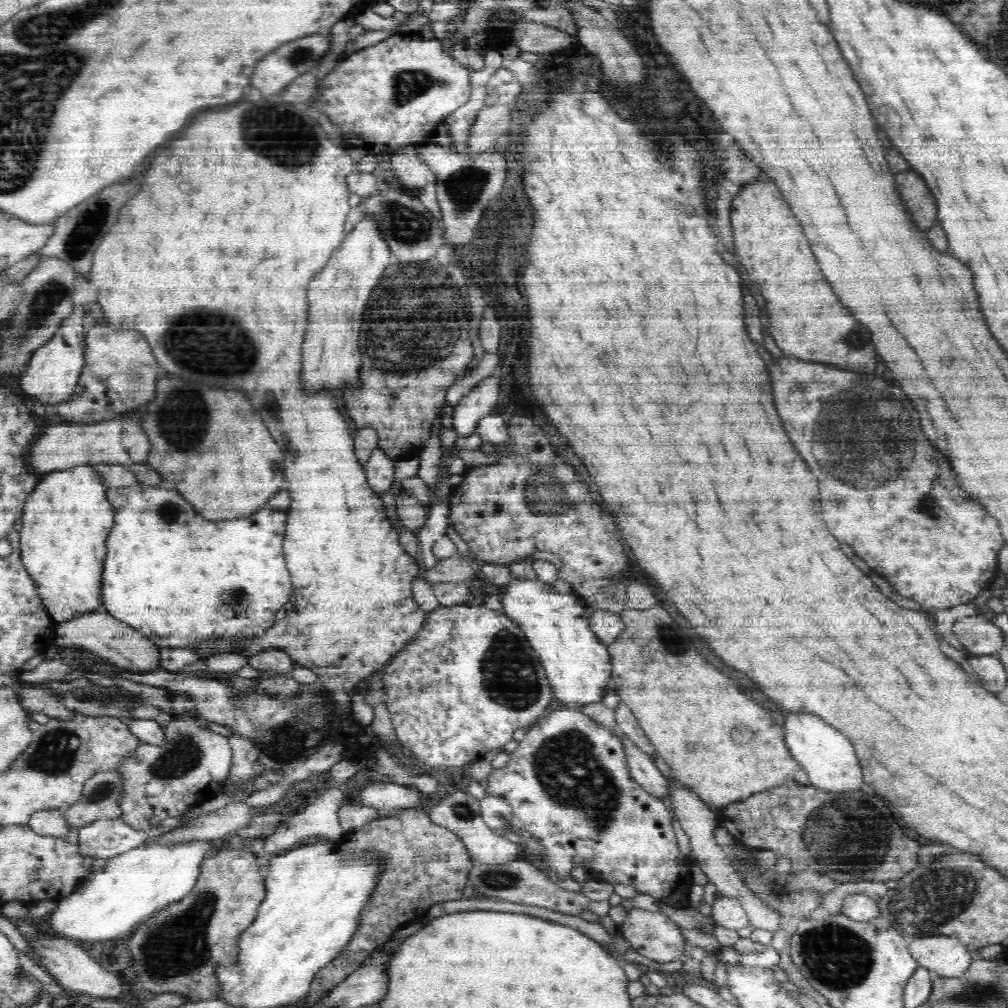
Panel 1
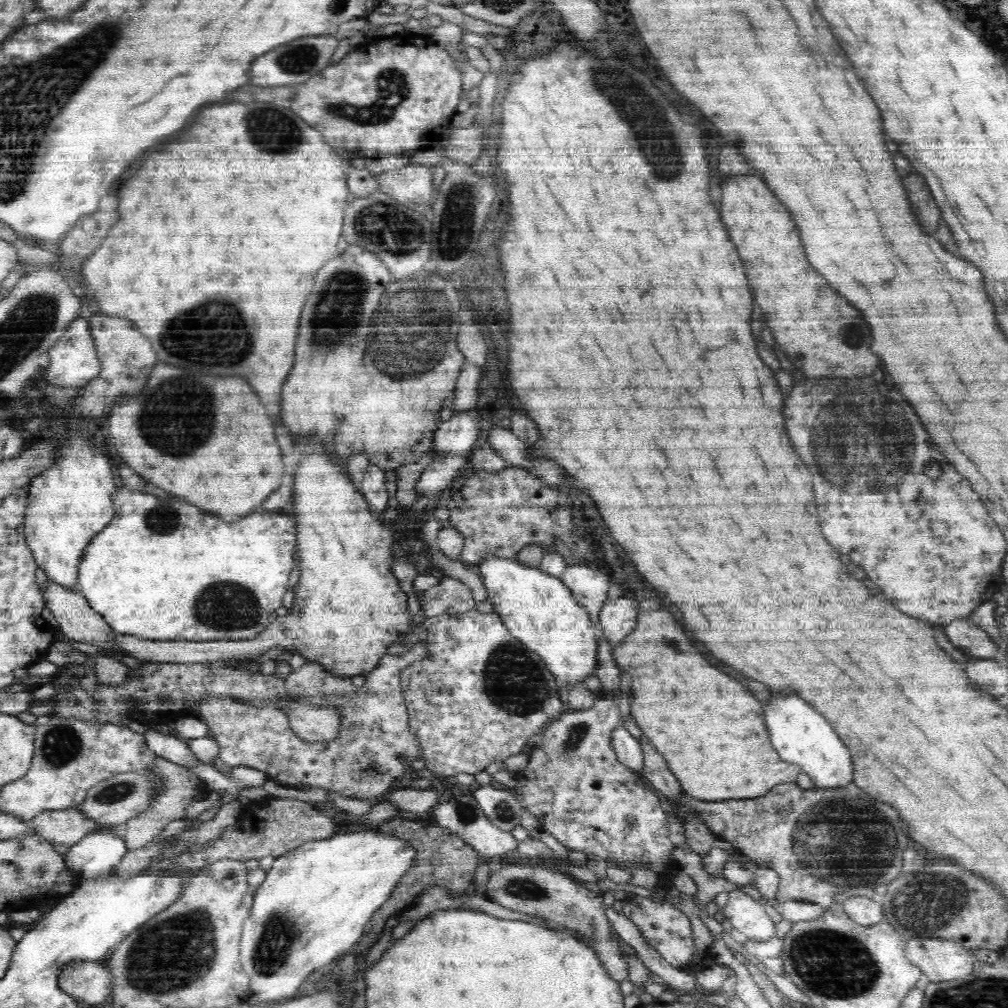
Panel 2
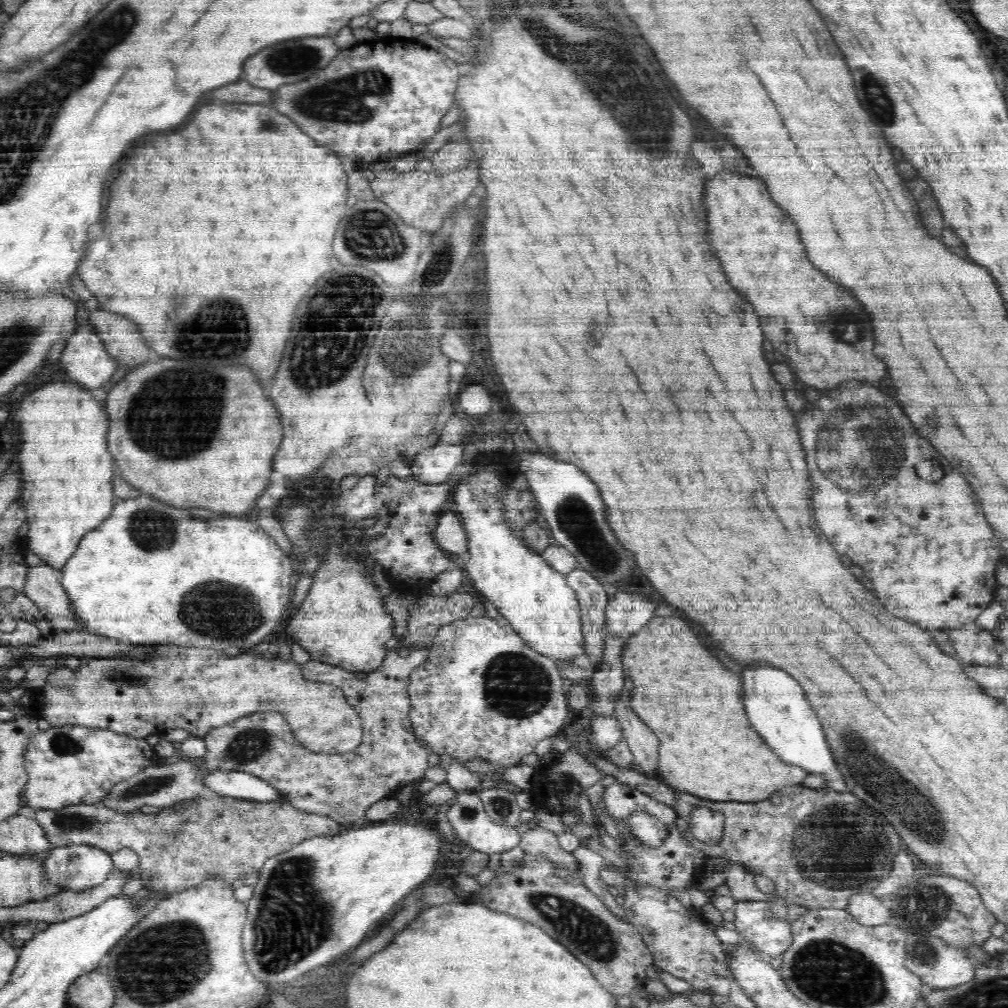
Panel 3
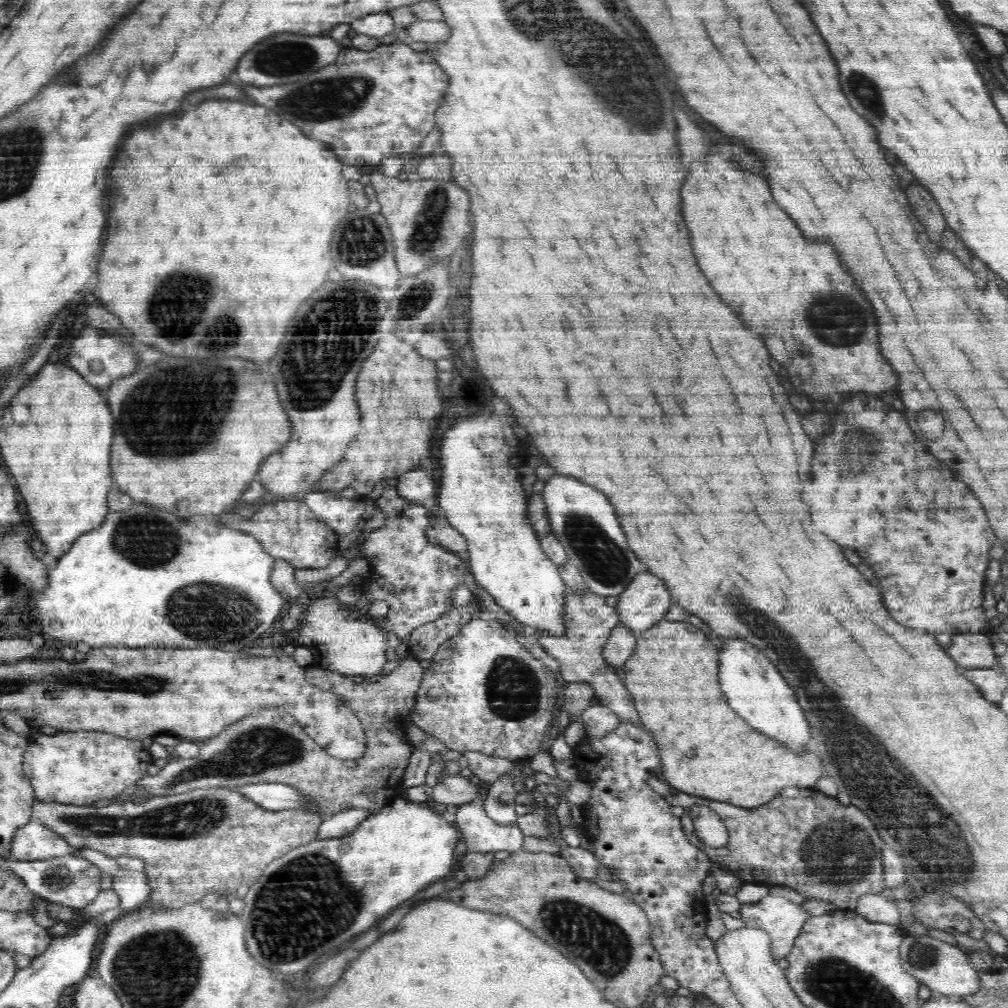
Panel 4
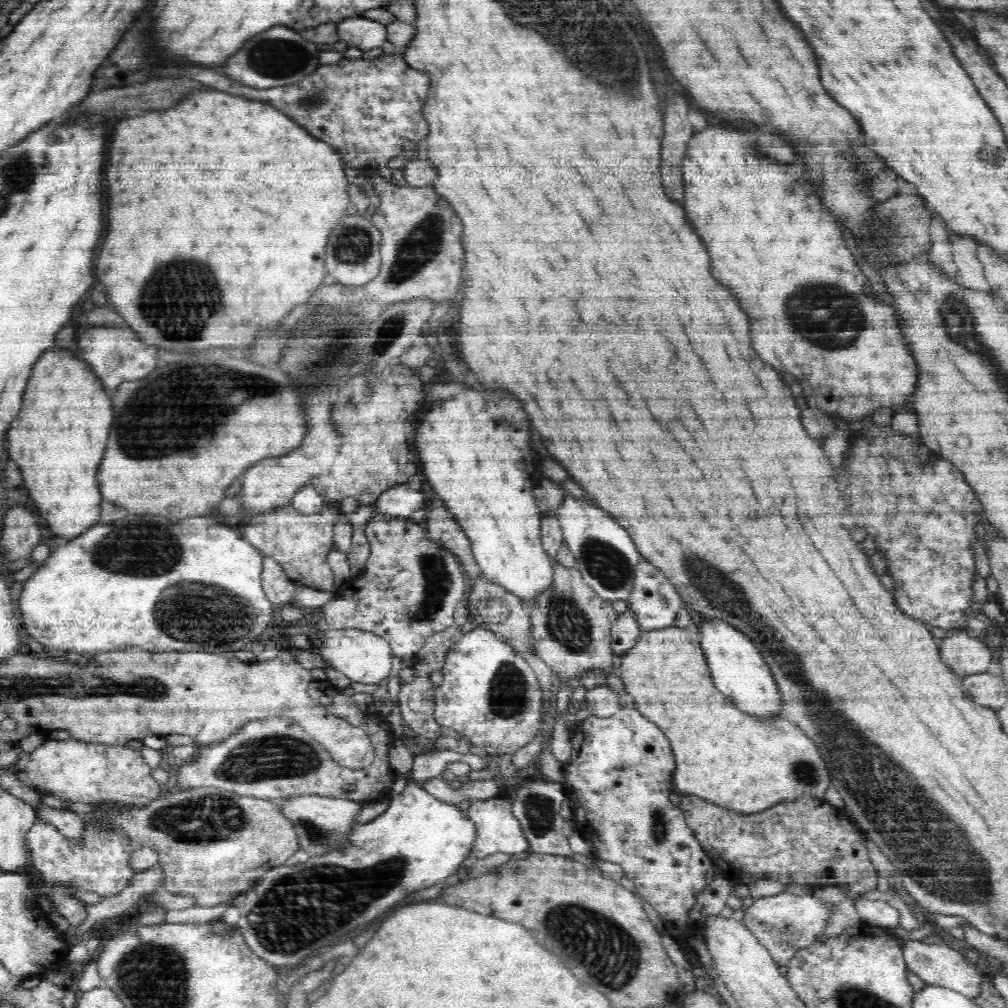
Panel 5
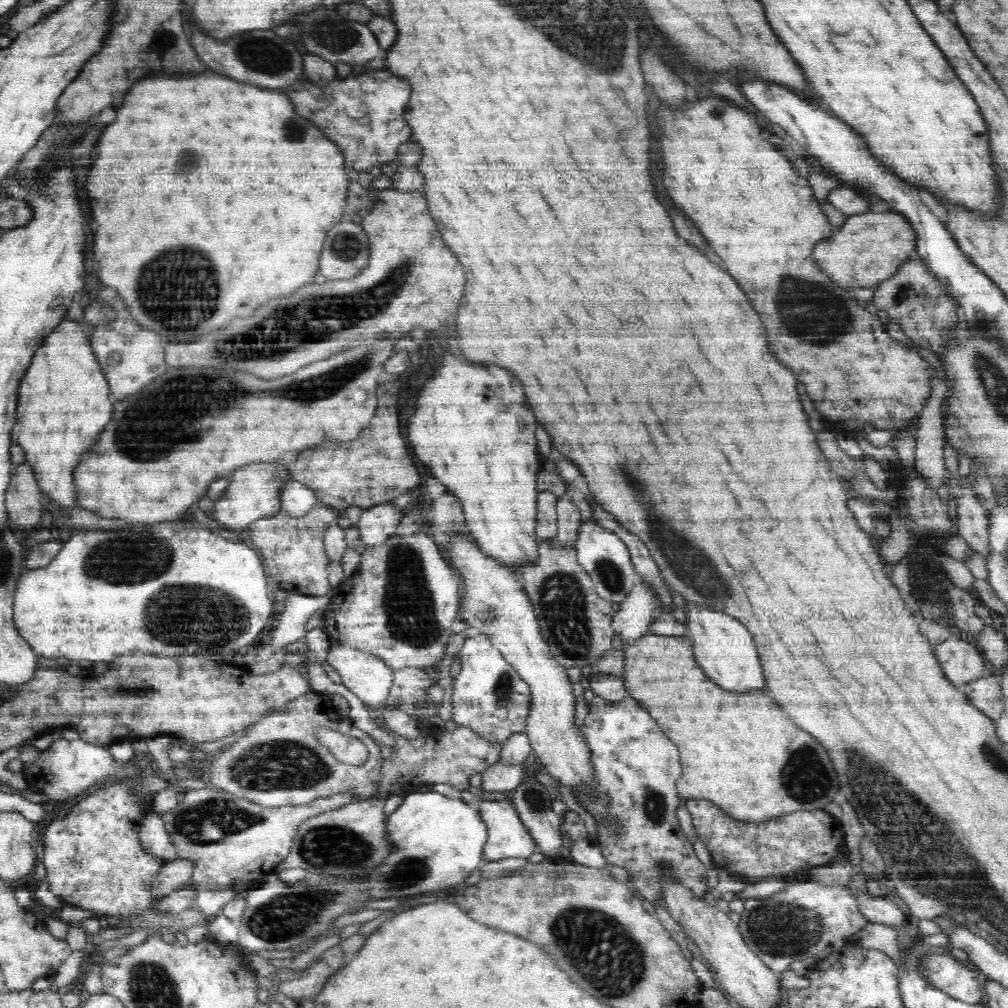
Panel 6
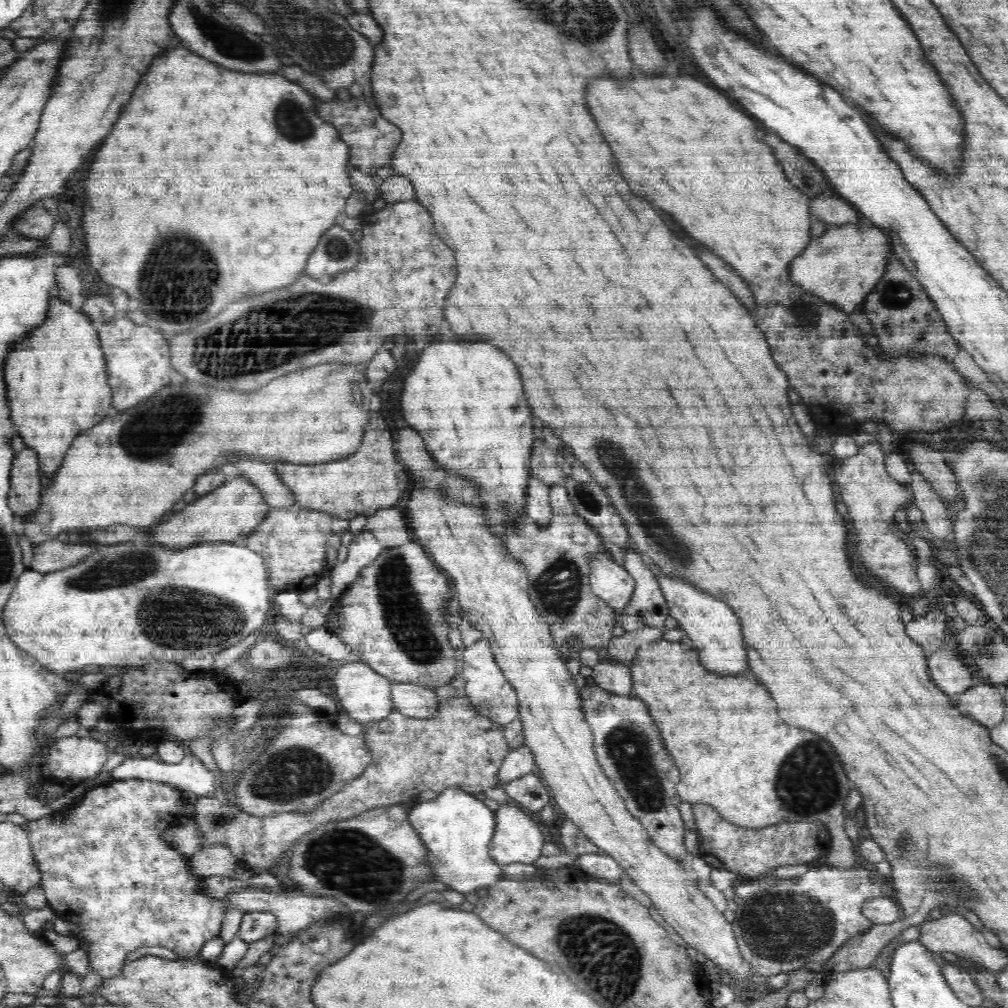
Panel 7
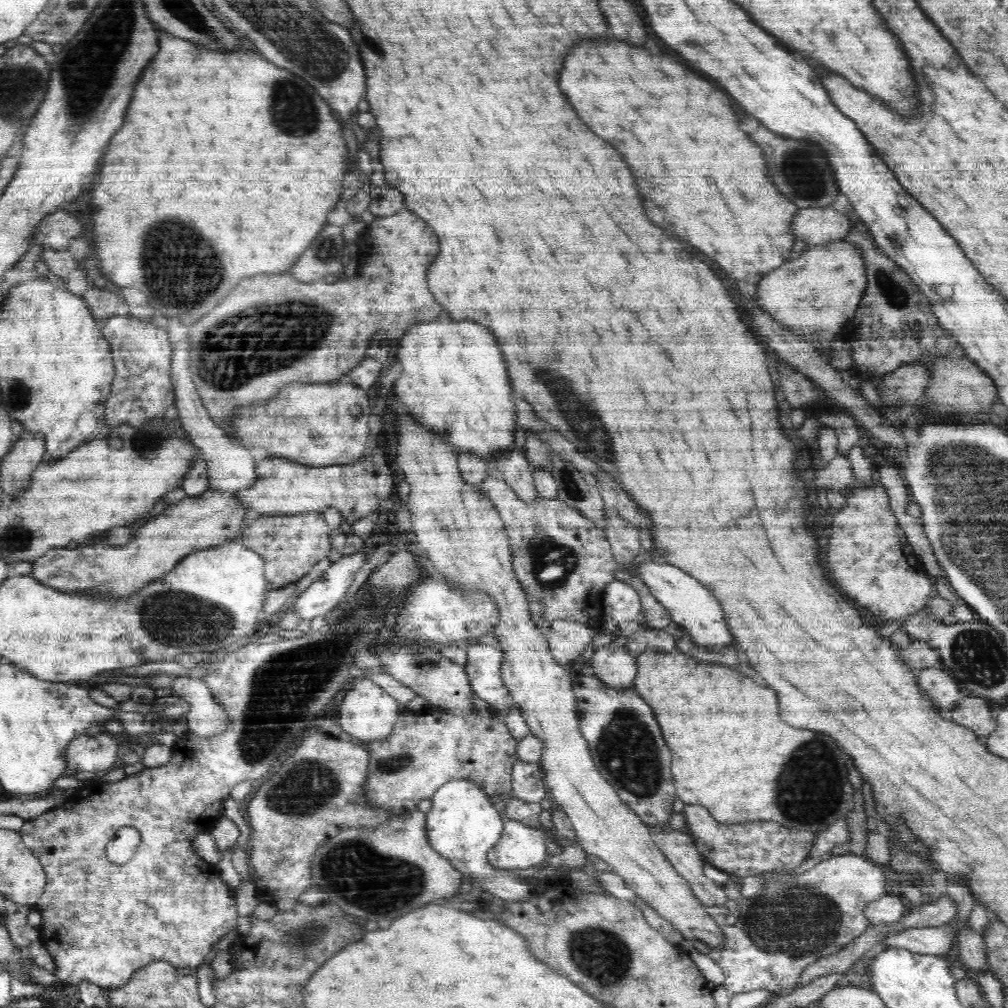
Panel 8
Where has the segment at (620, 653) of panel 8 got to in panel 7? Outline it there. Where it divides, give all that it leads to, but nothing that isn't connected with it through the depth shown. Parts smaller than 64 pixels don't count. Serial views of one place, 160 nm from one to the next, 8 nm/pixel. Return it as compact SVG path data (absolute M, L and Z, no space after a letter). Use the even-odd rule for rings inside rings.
M608 656L594 666L590 683L617 695L633 695L630 667Z

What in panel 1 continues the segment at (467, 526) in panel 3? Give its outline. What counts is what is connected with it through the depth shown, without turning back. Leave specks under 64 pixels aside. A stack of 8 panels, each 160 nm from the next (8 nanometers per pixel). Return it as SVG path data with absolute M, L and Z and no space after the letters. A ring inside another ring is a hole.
M511 578L500 592L502 610L522 629L529 645L544 667L554 697L563 704L585 706L600 703L604 691L612 687L613 665L607 644L602 644L590 627L593 610L574 594L561 594L539 579Z

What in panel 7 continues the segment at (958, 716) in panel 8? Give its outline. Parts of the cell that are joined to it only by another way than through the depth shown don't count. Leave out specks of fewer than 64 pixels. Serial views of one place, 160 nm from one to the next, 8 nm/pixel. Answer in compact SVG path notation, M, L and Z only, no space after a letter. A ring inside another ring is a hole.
M976 680L972 688L957 695L954 701L961 712L990 730L1002 722L1006 702L995 685Z

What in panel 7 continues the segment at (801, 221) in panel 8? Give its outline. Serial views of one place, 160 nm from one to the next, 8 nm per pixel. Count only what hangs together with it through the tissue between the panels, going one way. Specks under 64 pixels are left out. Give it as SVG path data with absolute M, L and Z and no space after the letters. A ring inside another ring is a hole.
M816 197L809 204L809 215L828 228L844 224L857 224L859 212L841 197Z

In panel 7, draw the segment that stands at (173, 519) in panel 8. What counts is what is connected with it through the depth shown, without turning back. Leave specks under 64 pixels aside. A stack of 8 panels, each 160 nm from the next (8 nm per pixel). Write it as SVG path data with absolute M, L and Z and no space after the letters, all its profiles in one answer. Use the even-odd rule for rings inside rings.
M234 476L216 490L198 496L181 511L174 512L162 524L149 528L149 540L155 540L153 544L161 544L161 548L190 548L192 544L203 541L242 541L266 518L269 510L265 497L249 480L244 476ZM48 540L33 550L33 562L30 569L36 572L48 573L66 569L74 560L86 561L94 548L82 544L64 544L60 540Z

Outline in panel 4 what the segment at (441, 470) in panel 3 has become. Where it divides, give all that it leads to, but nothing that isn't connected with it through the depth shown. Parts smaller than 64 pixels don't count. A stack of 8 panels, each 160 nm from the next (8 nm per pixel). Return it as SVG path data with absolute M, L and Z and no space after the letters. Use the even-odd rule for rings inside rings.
M419 466L406 474L398 476L395 485L398 496L409 501L410 504L422 504L428 496L434 495L436 482L430 473Z

